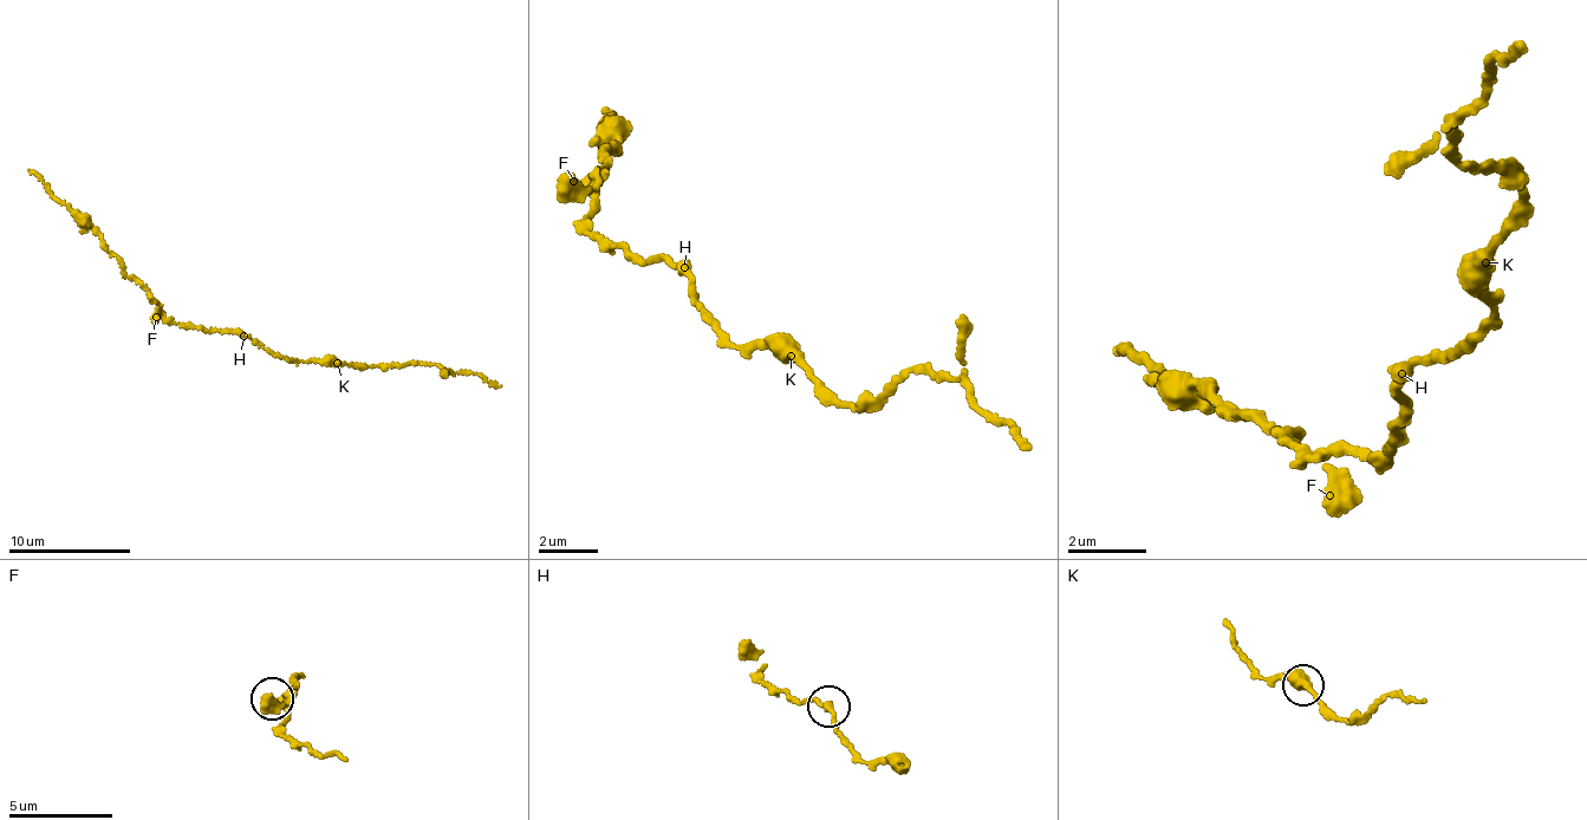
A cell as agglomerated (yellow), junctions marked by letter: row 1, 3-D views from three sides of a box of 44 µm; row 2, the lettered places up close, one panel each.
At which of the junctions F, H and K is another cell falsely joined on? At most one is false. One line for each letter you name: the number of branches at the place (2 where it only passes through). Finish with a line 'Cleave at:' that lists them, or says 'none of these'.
Cleave at: none of these

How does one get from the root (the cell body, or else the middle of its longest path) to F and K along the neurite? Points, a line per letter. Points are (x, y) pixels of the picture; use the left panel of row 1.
F: (241, 334), (183, 326), (161, 310), (156, 317)
K: (241, 334), (281, 358), (325, 358), (338, 363)

